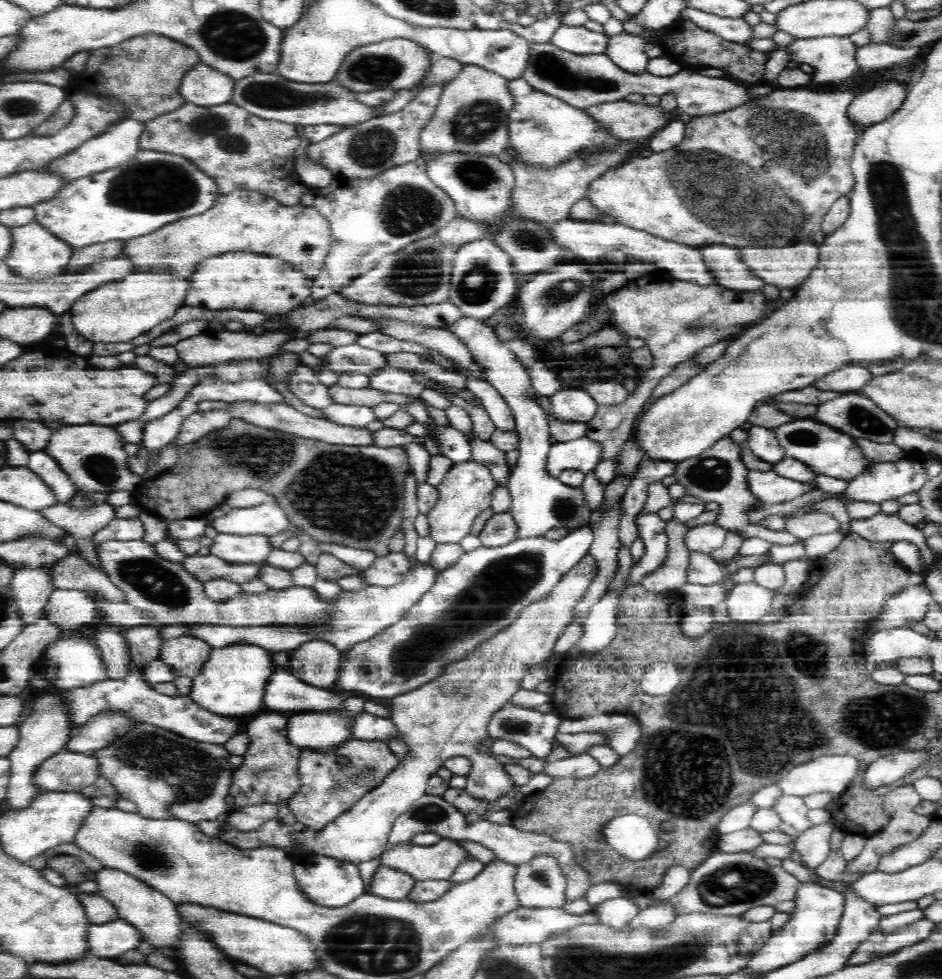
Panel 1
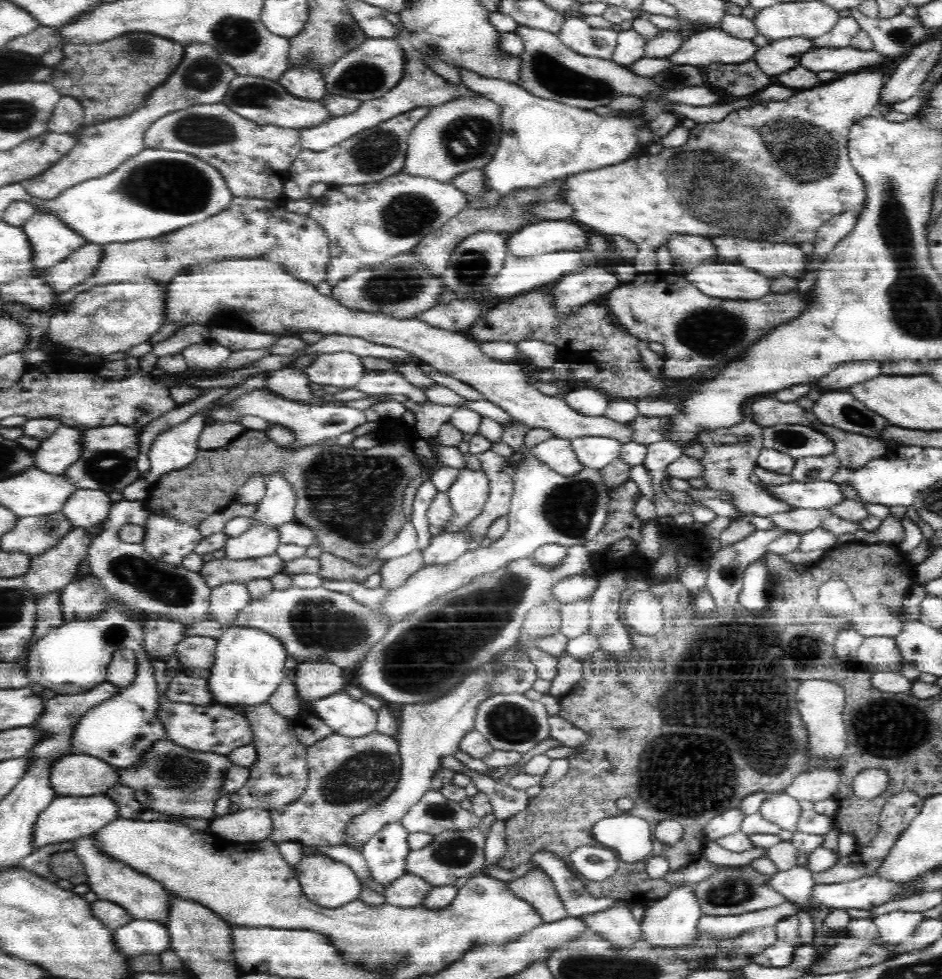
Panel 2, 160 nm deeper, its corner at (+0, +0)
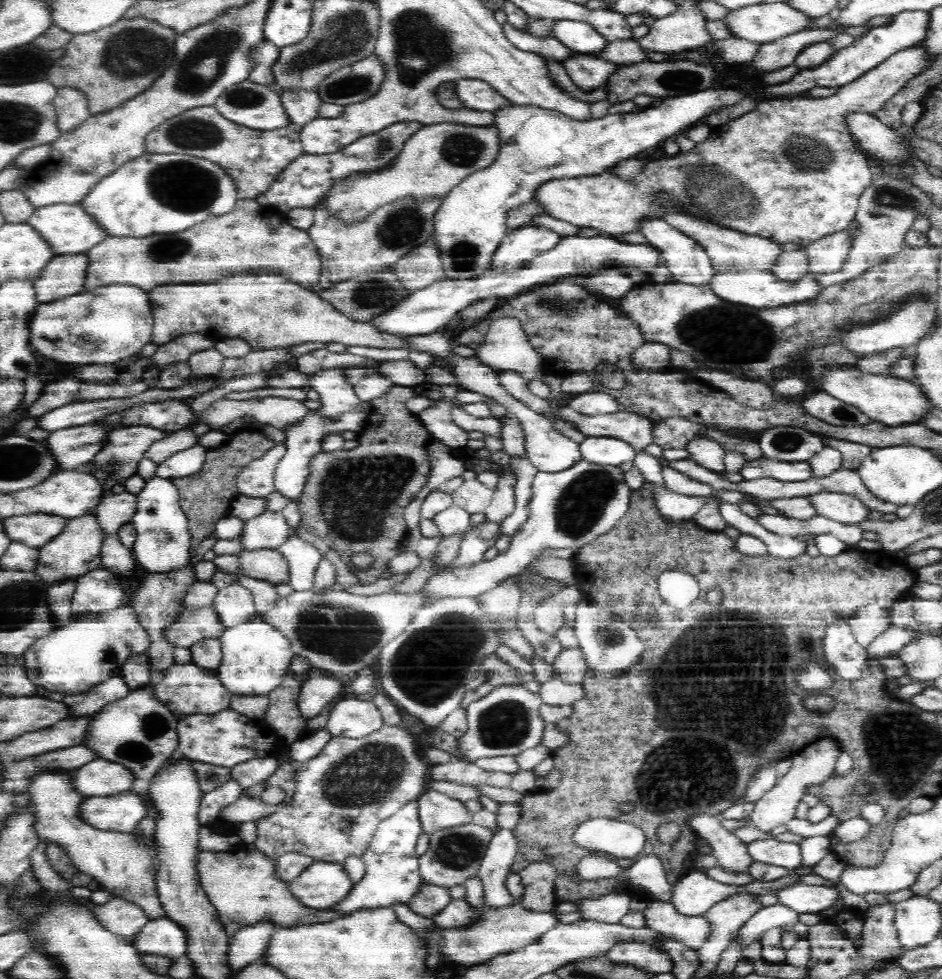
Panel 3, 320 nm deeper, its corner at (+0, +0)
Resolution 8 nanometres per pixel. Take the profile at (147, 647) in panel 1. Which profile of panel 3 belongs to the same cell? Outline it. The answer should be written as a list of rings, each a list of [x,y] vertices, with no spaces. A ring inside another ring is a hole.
[[[212,608],[183,612],[164,630],[167,642],[175,648],[190,649],[194,644],[207,639],[220,639],[225,627]]]

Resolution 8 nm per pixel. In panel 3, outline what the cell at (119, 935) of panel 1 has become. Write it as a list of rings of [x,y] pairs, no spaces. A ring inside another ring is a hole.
[[[166,917],[146,922],[133,937],[133,944],[140,953],[171,959],[186,956],[186,936],[182,927]]]

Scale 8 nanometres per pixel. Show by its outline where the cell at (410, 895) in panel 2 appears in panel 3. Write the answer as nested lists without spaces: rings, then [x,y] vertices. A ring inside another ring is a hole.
[[[426,883],[420,885],[415,896],[407,902],[408,907],[418,915],[434,919],[453,900],[448,887]]]

